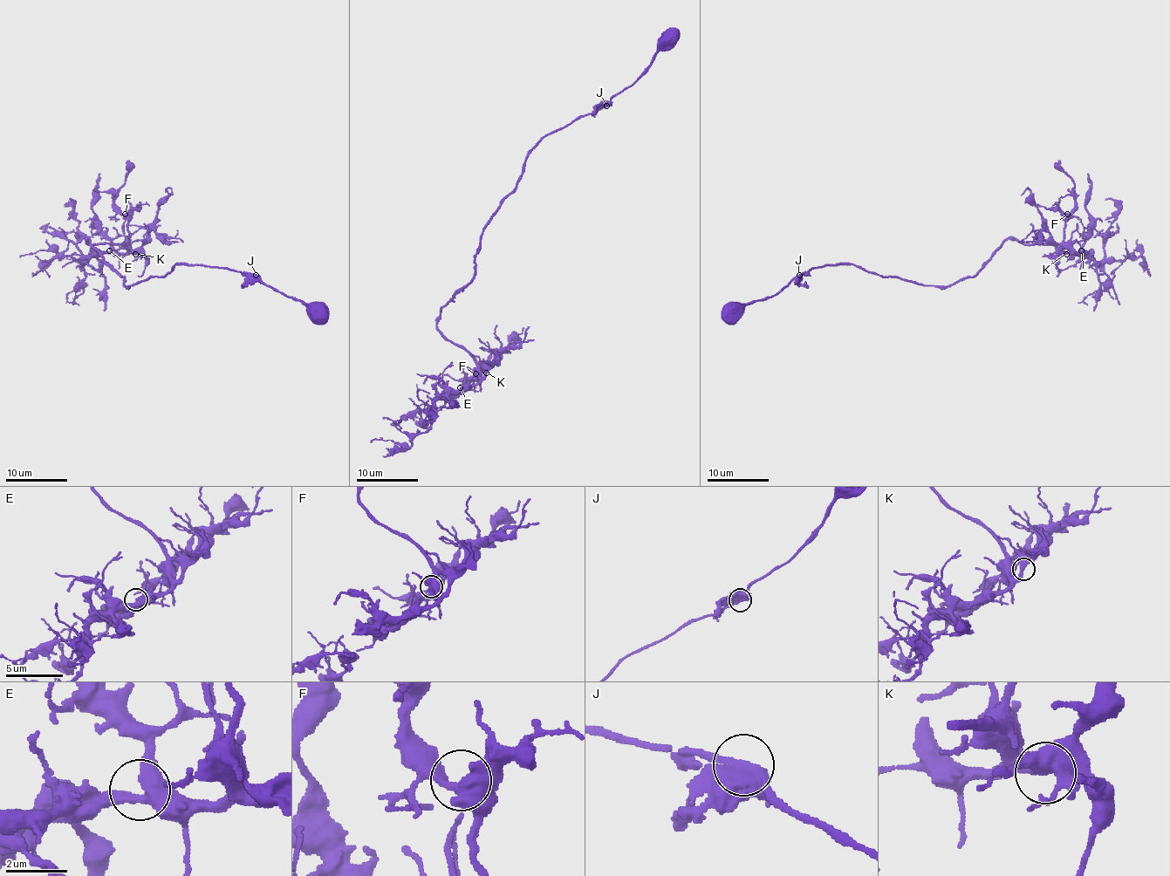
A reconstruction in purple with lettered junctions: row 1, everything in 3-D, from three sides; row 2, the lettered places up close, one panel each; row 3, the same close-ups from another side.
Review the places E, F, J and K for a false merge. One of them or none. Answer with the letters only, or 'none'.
none

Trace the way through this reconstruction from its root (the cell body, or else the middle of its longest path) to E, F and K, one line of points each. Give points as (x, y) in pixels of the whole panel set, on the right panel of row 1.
E: (732, 314), (825, 264), (855, 264), (884, 277), (947, 286), (972, 277), (1009, 238), (1081, 250)
F: (732, 314), (825, 264), (855, 264), (929, 286), (954, 284), (972, 277), (1009, 238), (1060, 242), (1067, 214)
K: (732, 314), (825, 264), (855, 264), (884, 277), (947, 286), (972, 277), (1009, 238), (1057, 242), (1066, 254)

